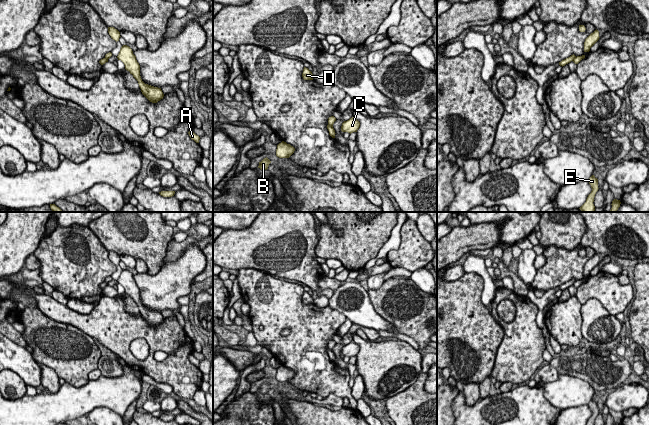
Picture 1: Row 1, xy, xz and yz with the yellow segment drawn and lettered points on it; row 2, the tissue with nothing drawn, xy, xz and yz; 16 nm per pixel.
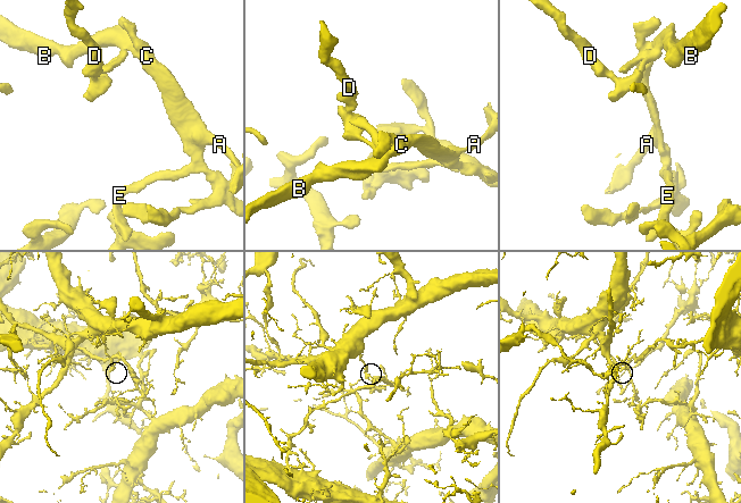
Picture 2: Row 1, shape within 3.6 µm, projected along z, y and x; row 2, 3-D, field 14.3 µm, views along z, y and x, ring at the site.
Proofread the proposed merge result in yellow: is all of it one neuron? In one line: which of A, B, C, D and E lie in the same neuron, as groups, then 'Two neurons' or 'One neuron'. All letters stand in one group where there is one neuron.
Groups: A B C E / D. Two neurons

